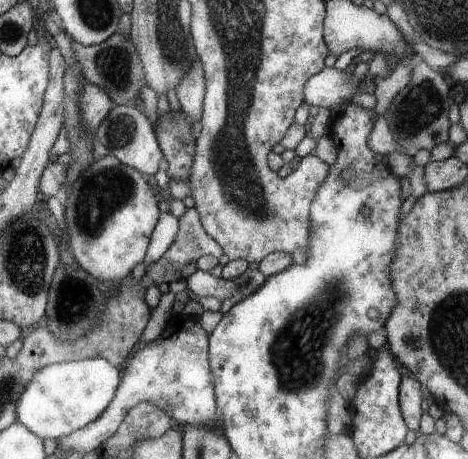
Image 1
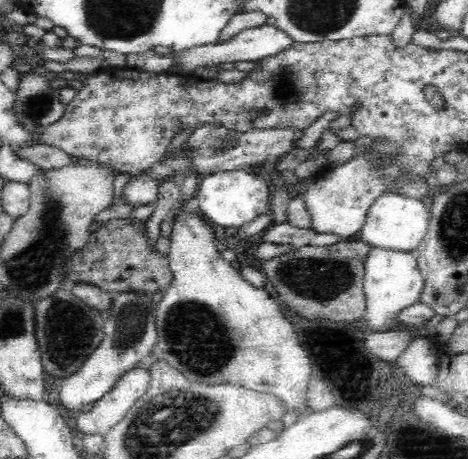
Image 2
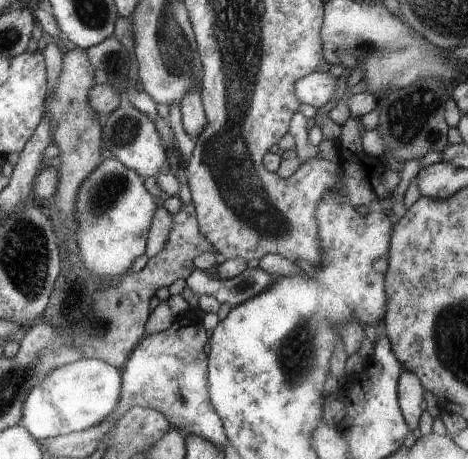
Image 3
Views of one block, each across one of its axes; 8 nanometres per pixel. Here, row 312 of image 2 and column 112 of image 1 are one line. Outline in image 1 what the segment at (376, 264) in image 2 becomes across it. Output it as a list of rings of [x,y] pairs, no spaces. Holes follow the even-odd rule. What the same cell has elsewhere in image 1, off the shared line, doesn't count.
[[[103,358],[47,366],[47,370],[41,370],[35,382],[27,386],[27,392],[23,392],[19,400],[19,422],[43,440],[57,442],[95,422],[115,400],[121,382],[119,368]]]

